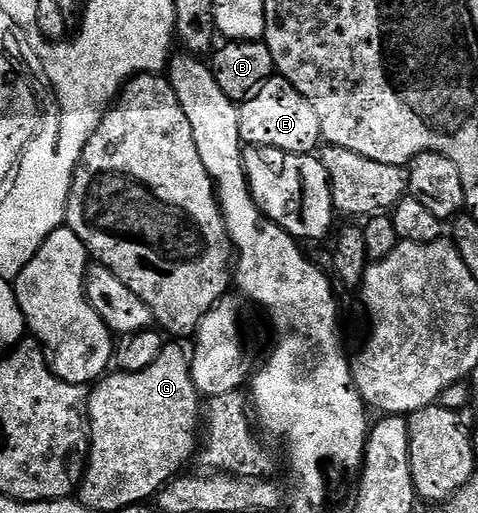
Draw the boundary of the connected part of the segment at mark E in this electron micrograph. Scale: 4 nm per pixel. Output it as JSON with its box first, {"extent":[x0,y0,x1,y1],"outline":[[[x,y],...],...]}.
{"extent":[238,76,322,154],"outline":[[[281,76],[269,78],[247,102],[238,106],[240,136],[246,146],[267,146],[280,148],[289,154],[314,154],[322,142],[320,120],[316,111],[288,80]]]}

